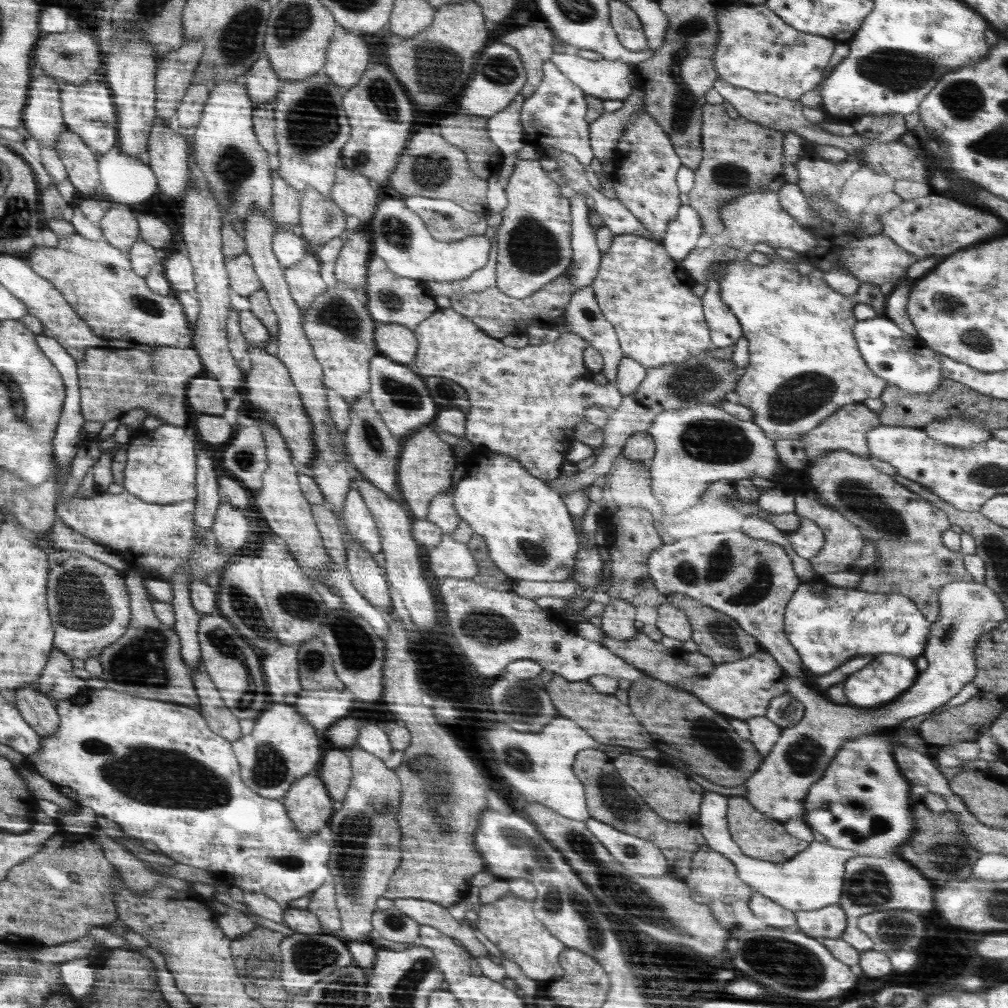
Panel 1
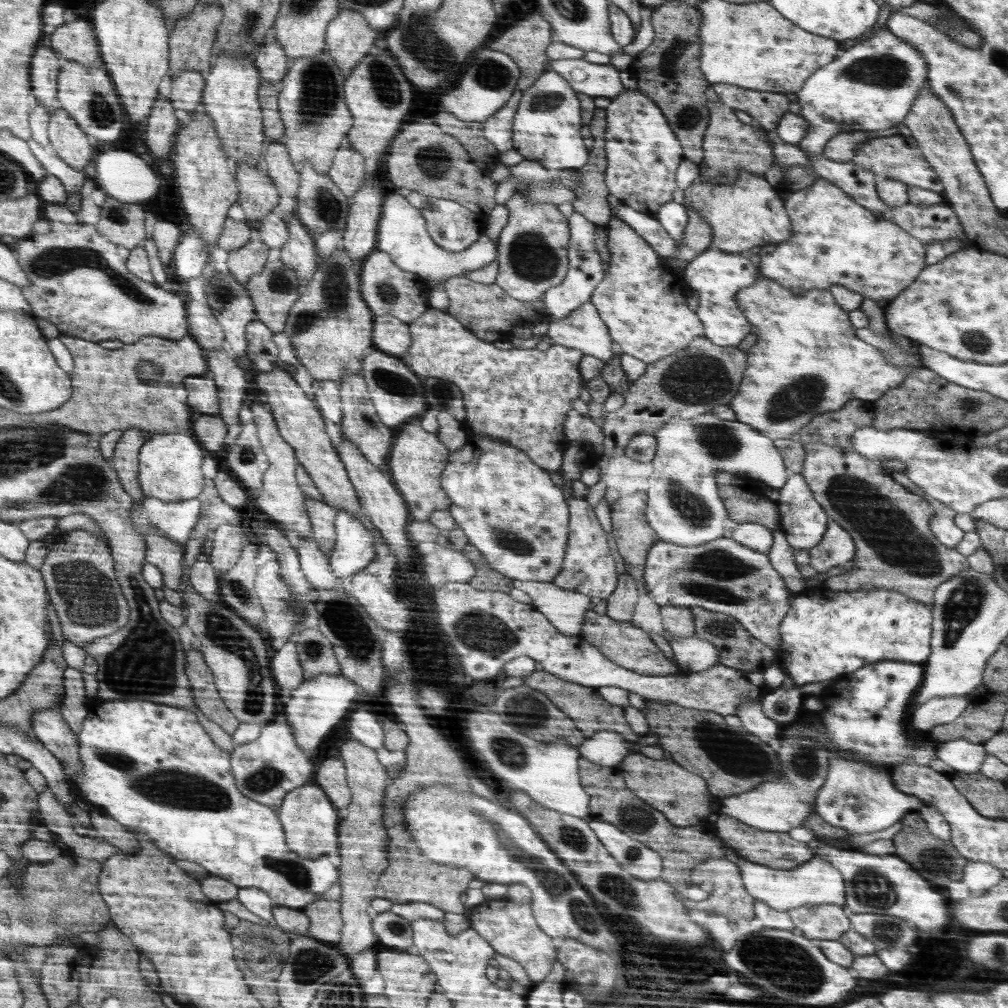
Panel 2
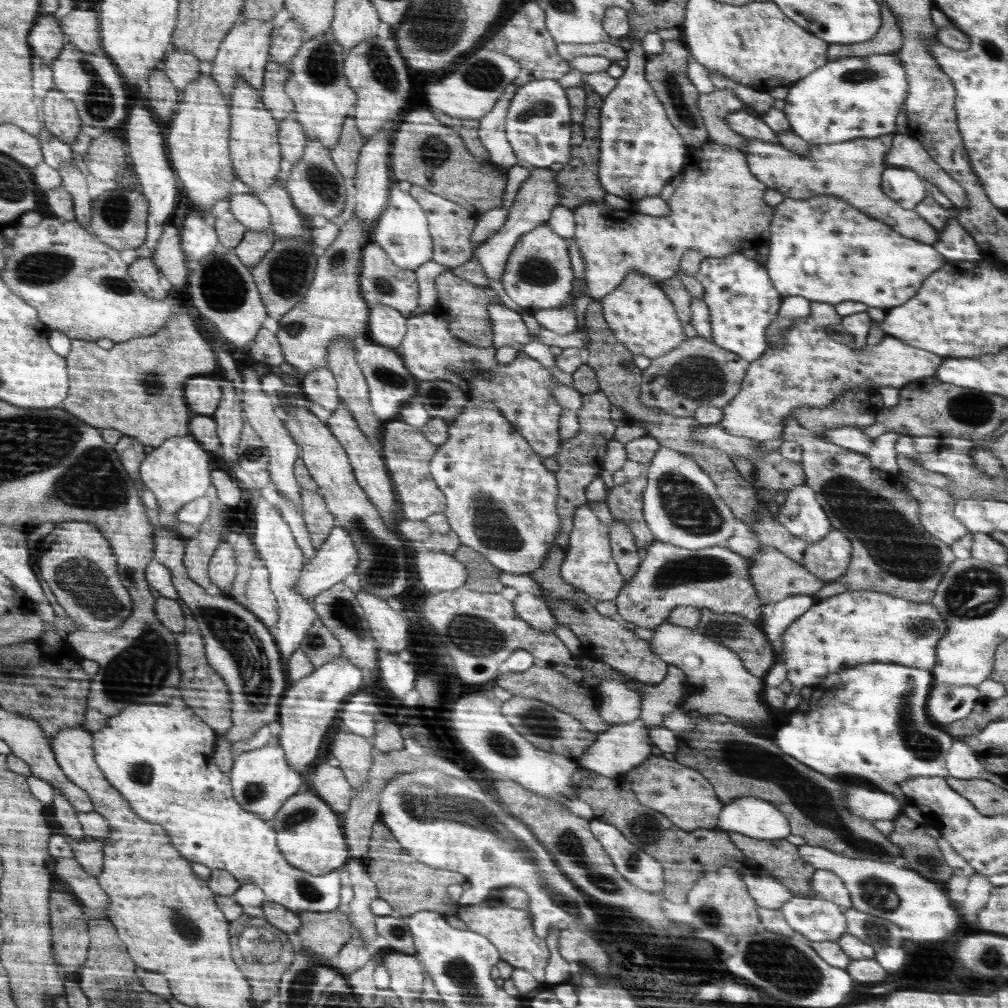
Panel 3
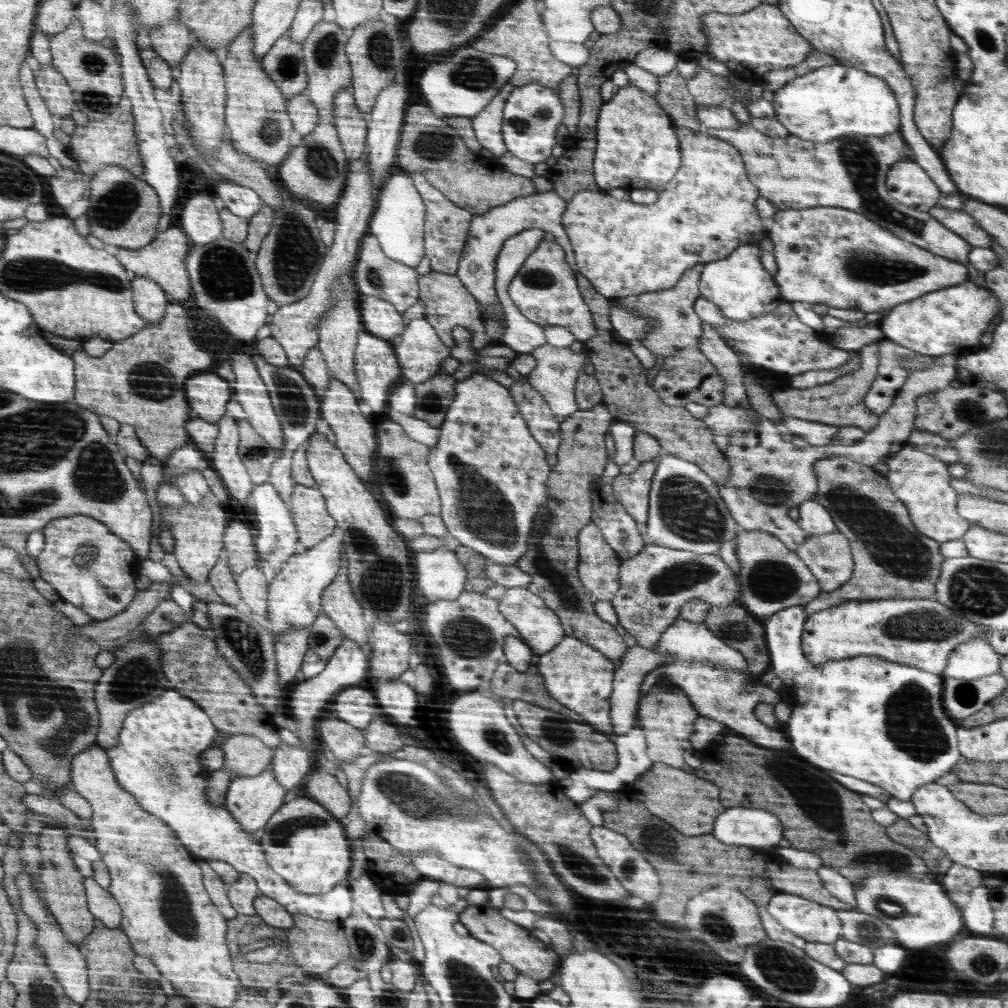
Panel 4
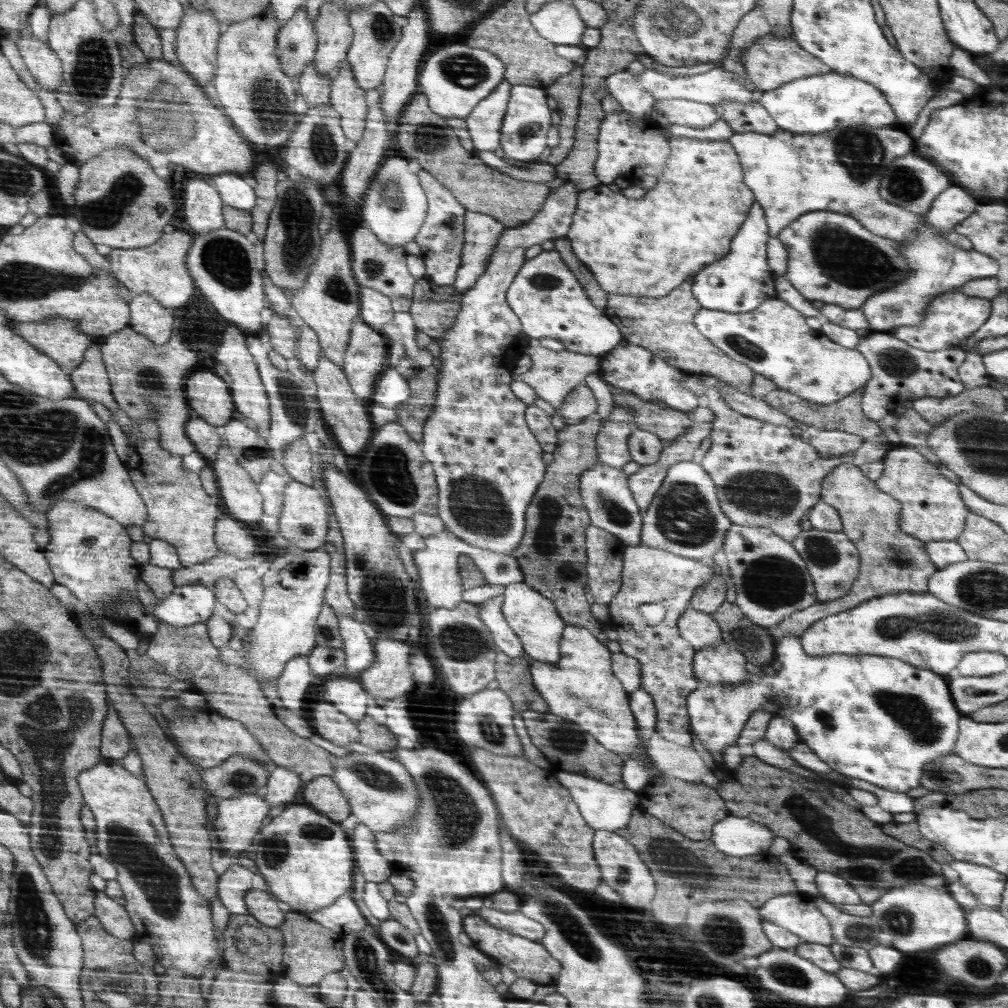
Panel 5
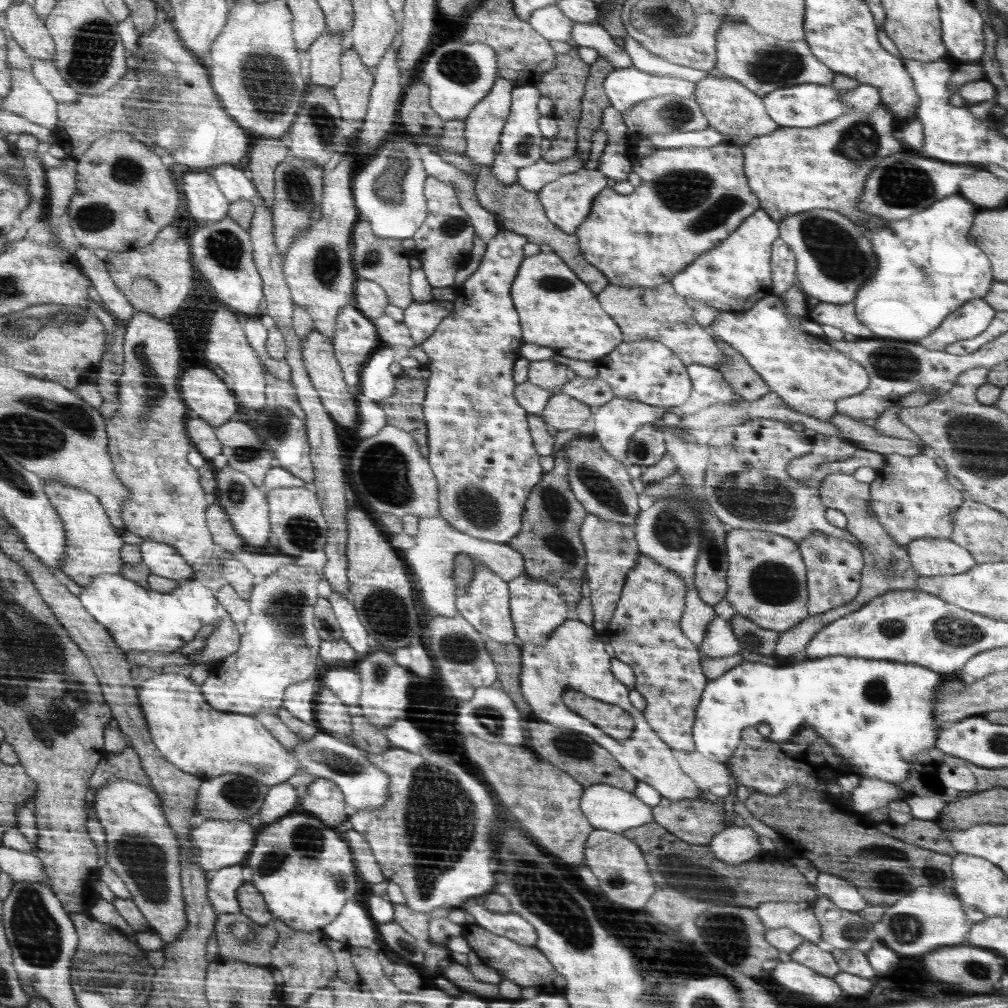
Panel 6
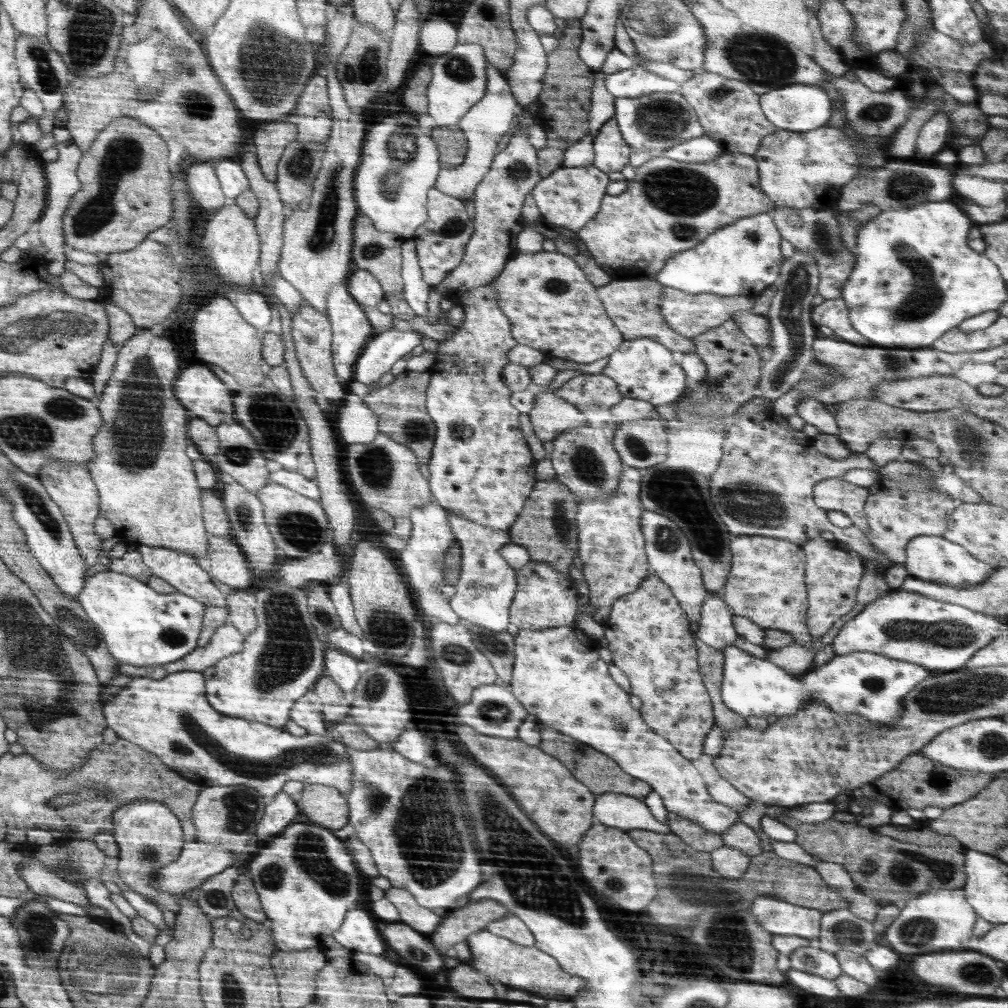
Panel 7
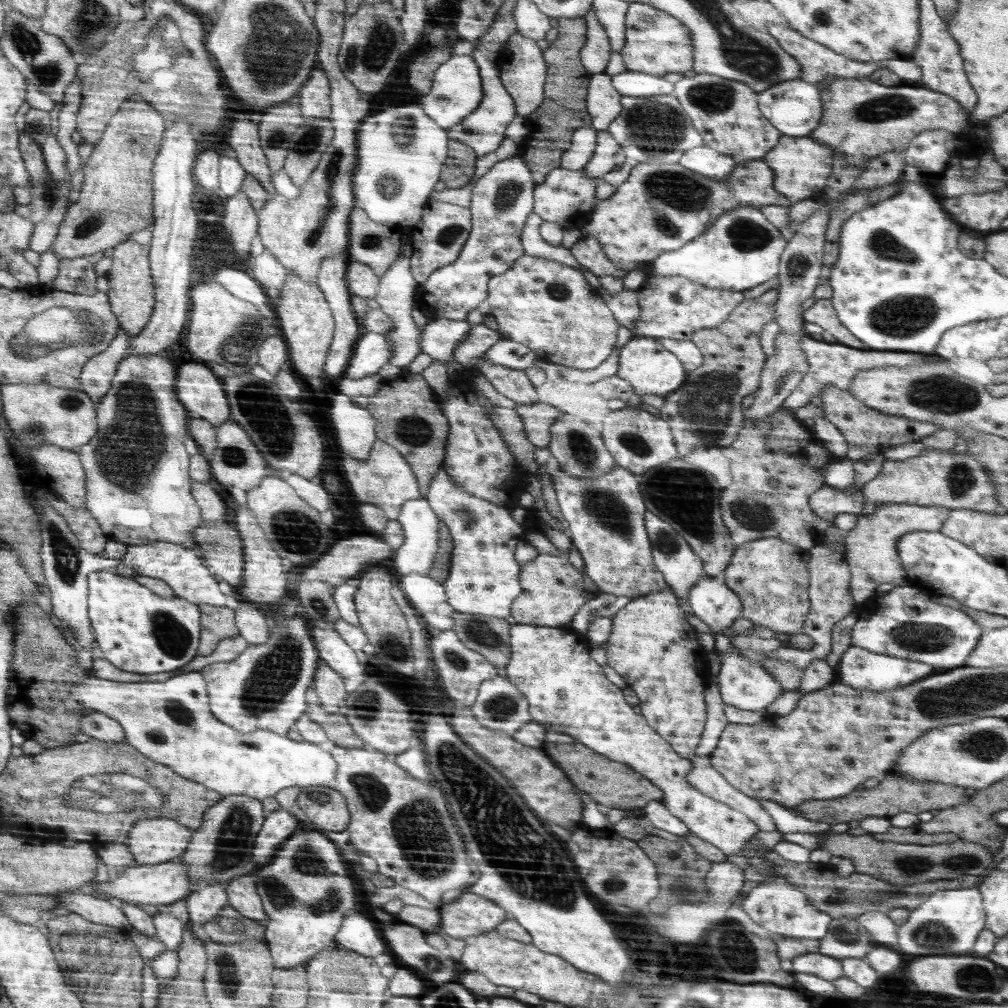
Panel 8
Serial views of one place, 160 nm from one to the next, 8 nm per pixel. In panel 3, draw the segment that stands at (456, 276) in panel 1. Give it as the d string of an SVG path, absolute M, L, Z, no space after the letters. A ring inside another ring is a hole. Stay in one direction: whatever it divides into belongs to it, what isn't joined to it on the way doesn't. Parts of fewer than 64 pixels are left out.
M536 167L531 172L531 175L519 186L514 206L511 207L512 210L509 211L501 229L498 229L490 238L487 238L487 241L477 246L473 256L475 256L487 277L499 280L499 283L501 283L511 248L516 244L520 235L530 232L536 226L540 226L540 223L546 223L550 218L551 211L558 205L559 198L559 188L555 181L555 173L555 168ZM396 184L394 194L390 194L390 206L386 206L377 224L372 228L372 242L385 250L385 253L393 259L394 263L402 268L417 270L427 262L432 261L433 240L427 225L427 216L421 208L421 204L416 202L408 192L402 192Z

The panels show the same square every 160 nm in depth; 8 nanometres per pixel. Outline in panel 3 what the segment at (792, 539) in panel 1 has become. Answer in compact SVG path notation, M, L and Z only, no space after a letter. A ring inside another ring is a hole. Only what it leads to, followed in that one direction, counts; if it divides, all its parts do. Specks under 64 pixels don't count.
M808 485L795 486L784 497L777 521L794 537L802 538L810 544L819 542L831 532L828 515Z

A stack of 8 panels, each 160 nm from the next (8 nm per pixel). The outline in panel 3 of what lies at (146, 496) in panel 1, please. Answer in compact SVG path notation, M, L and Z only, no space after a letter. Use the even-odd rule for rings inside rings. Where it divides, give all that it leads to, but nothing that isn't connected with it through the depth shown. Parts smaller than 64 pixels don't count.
M192 436L170 438L163 445L157 446L142 460L139 479L158 500L162 514L158 514L160 528L177 532L176 512L186 504L206 494L210 488L210 456Z

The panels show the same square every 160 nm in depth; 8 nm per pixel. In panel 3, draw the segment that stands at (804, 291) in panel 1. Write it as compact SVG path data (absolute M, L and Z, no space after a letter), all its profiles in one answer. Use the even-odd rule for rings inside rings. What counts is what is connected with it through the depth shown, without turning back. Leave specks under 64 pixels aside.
M811 302L810 316L793 319L792 326L783 331L784 346L777 349L774 347L766 349L758 360L753 360L748 365L738 395L722 408L720 428L726 430L726 434L732 434L733 437L750 438L750 440L758 442L780 439L782 431L784 431L782 421L788 417L792 418L792 412L798 408L804 406L822 408L834 405L838 397L857 386L870 396L878 393L882 386L899 389L913 380L934 377L936 369L943 361L942 356L938 356L930 350L914 348L914 346L890 335L886 335L875 347L864 346L857 349L852 346L844 346L844 344L836 344L834 340L828 338L826 328L830 324L840 324L842 319L843 317L836 312L835 305Z

